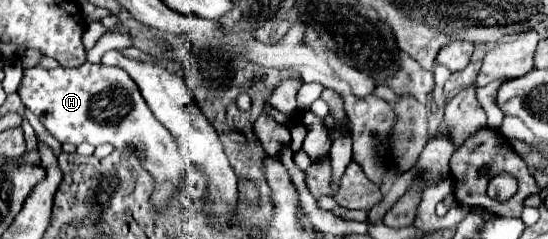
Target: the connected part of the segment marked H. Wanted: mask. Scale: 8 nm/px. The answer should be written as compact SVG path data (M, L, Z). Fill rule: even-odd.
M83 63L73 69L57 67L53 71L29 67L23 71L17 93L23 105L39 117L59 143L89 143L93 147L109 143L115 149L133 149L141 167L153 177L155 189L151 193L151 207L155 213L167 209L171 199L183 189L181 181L187 173L187 165L179 147L171 133L155 119L127 71L99 63Z

